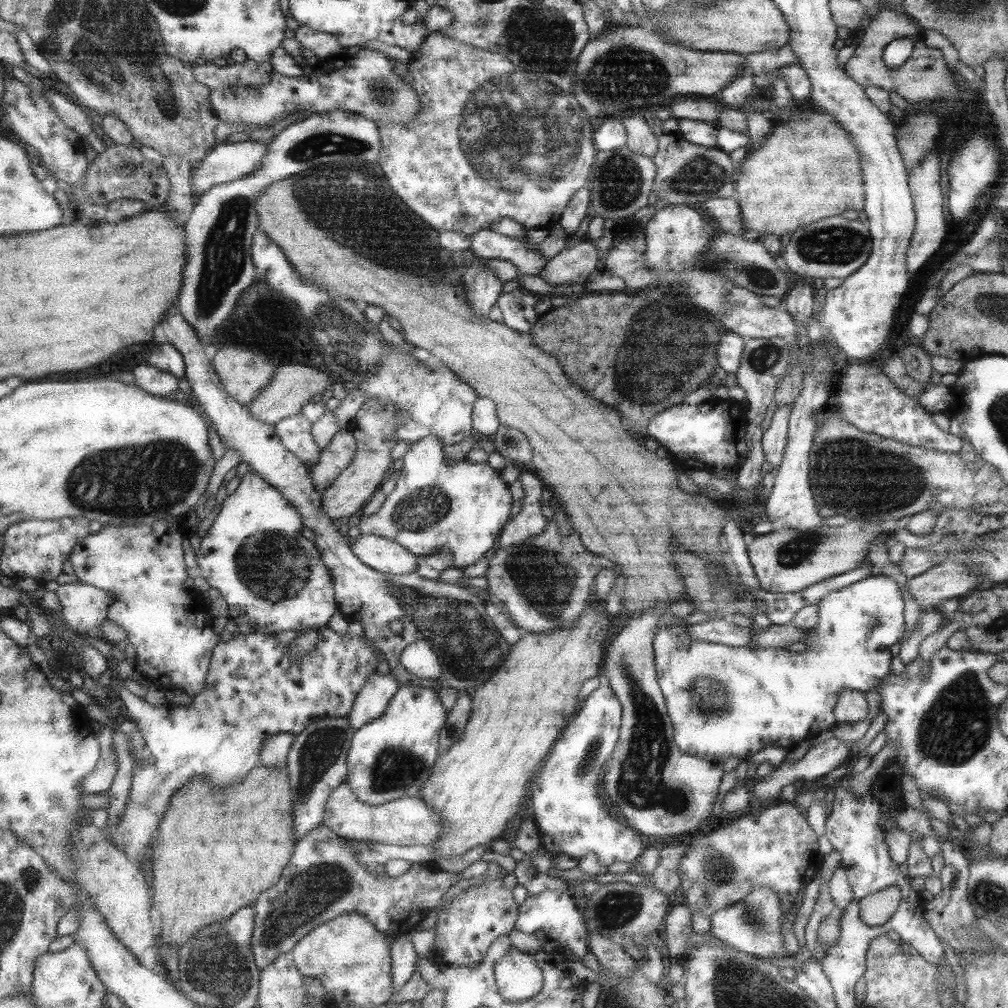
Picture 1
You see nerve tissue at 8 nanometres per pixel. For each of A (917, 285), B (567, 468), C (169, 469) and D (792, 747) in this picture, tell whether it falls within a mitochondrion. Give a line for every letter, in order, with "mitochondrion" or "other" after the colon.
A: other
B: other
C: mitochondrion
D: other

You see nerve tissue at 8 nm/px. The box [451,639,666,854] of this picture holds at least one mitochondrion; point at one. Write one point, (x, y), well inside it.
(585, 768)

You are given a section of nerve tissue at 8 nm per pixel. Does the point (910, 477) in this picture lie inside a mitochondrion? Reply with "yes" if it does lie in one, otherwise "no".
yes

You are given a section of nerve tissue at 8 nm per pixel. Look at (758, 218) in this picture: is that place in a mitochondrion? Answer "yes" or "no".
no

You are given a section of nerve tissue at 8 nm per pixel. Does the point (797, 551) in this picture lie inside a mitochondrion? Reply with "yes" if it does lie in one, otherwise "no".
yes

